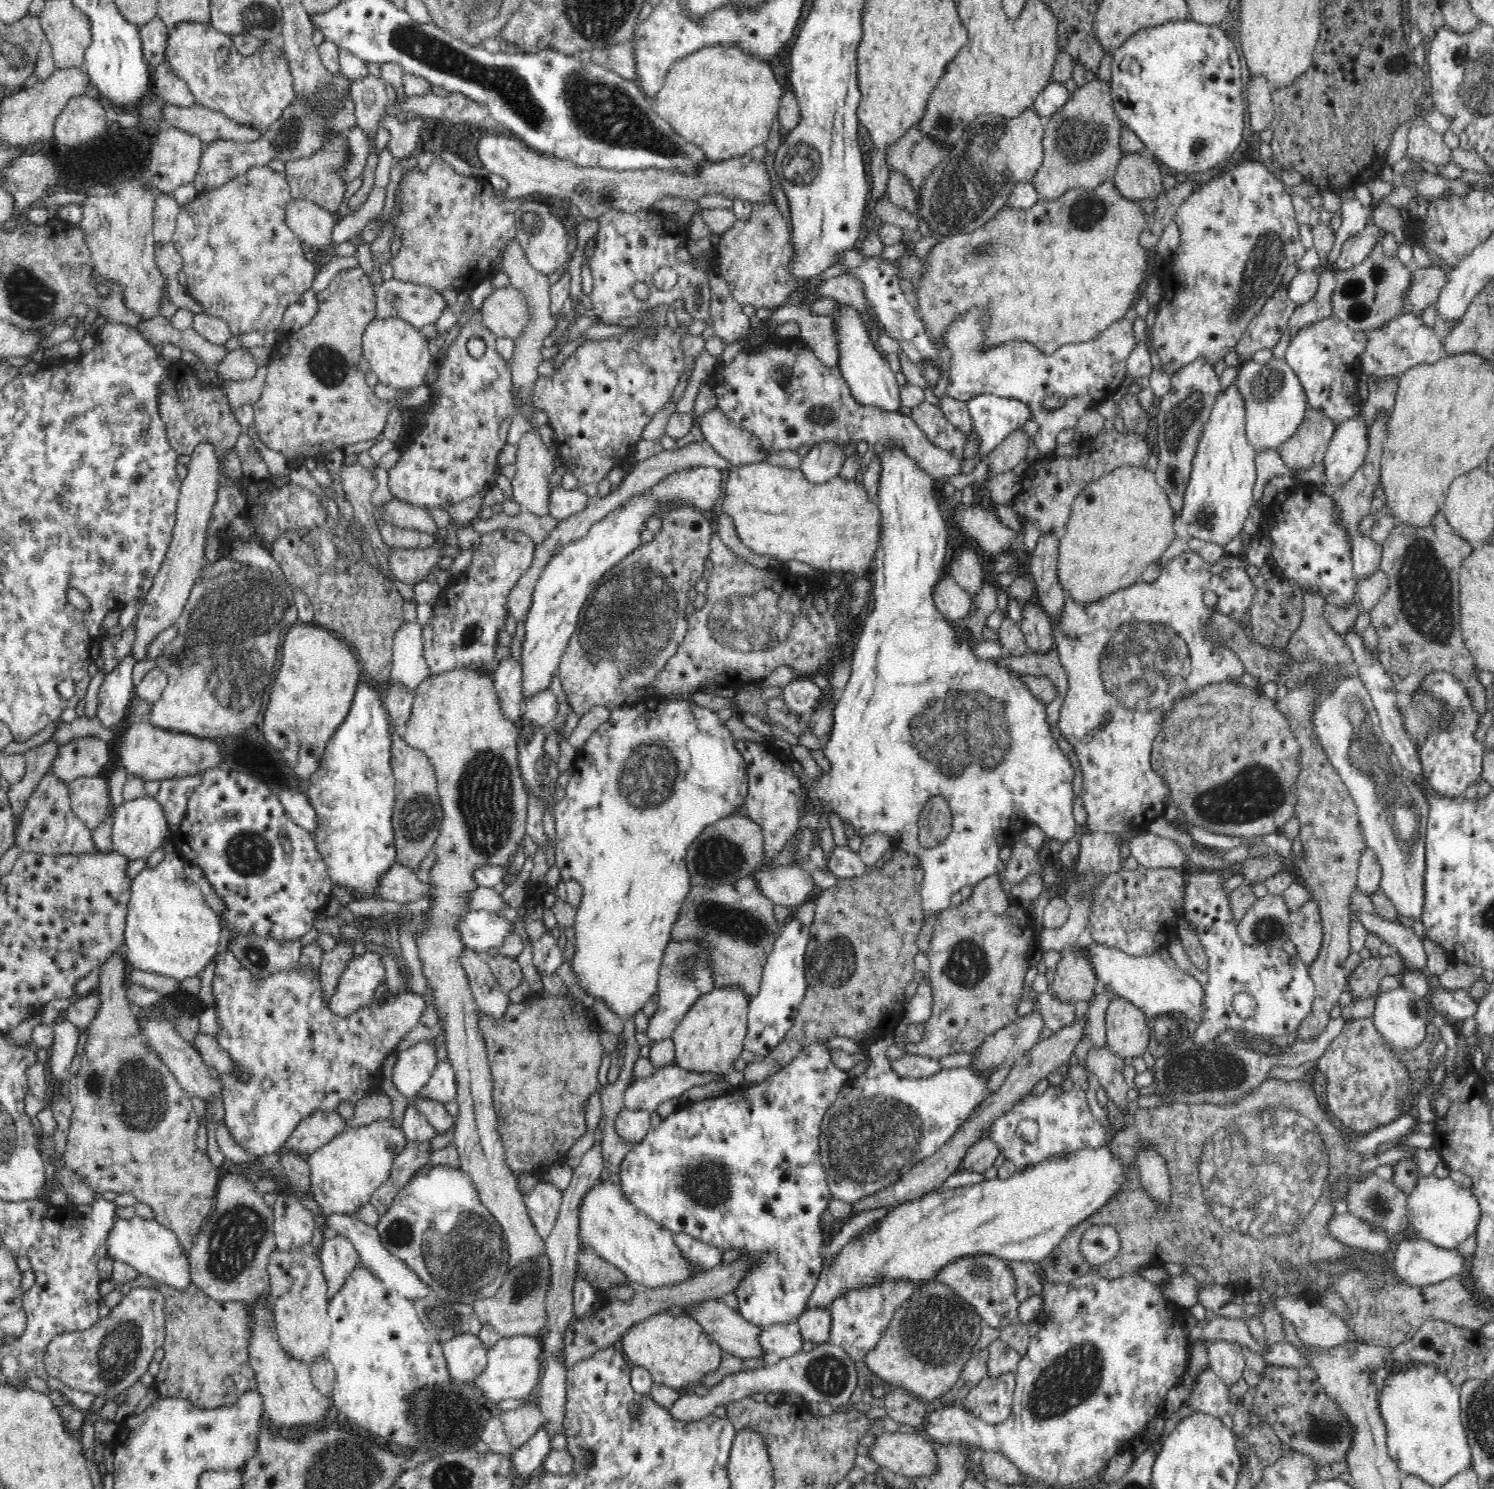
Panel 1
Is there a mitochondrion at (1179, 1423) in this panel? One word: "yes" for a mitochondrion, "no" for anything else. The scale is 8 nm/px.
no

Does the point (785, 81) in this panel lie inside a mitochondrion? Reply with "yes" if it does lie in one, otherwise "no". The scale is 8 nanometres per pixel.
no

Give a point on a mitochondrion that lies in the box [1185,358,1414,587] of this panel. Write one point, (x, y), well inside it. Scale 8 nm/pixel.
(1277, 380)

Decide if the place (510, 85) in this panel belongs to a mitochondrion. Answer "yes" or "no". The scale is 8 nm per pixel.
yes

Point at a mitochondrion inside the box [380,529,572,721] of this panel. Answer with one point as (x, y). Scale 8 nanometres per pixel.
(471, 636)

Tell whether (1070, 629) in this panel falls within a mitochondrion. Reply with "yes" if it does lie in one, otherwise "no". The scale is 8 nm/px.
yes

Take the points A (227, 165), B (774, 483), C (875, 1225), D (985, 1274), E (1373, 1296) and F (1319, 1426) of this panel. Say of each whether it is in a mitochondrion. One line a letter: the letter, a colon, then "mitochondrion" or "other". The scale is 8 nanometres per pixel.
A: mitochondrion
B: other
C: other
D: mitochondrion
E: other
F: mitochondrion

